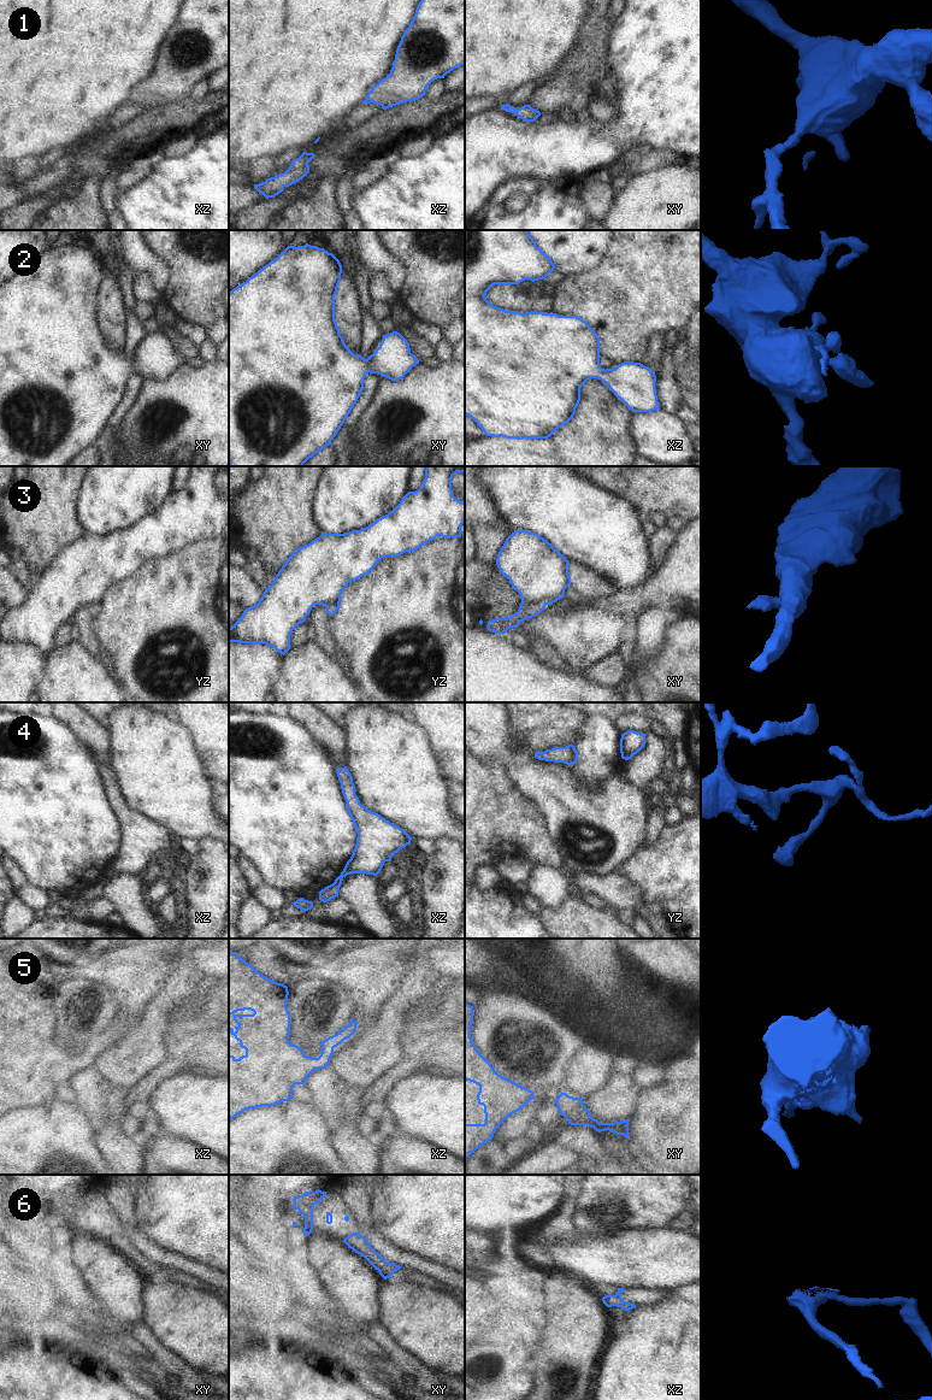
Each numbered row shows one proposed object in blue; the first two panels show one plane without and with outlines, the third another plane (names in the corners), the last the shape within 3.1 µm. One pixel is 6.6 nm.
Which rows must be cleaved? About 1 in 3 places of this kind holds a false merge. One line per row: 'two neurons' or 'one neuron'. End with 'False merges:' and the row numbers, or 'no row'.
1: one neuron
2: one neuron
3: two neurons
4: one neuron
5: one neuron
6: one neuron
False merges: 3

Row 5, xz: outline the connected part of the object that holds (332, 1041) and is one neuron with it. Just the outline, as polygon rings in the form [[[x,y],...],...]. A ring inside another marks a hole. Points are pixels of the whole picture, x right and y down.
[[[229,952],[229,1014],[238,1024],[229,1033],[246,1049],[238,1059],[229,1055],[229,1120],[246,1110],[275,1106],[293,1099],[293,1087],[306,1084],[313,1071],[328,1067],[334,1048],[356,1030],[358,1022],[352,1018],[340,1033],[320,1042],[323,1049],[318,1058],[306,1055],[301,1047],[289,1042],[288,995],[287,986],[265,977],[235,952]]]

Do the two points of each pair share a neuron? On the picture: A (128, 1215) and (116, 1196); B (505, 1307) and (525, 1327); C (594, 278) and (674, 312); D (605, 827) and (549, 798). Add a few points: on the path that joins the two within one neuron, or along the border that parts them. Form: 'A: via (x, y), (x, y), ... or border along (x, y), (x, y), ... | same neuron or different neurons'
A: via (125, 1210), (121, 1201) | same neuron
B: border along (529, 1310), (512, 1324), (490, 1325) | different neurons
C: via (614, 283), (621, 287), (649, 287), (654, 292) | same neuron
D: via (591, 823), (582, 821), (562, 801) | same neuron

